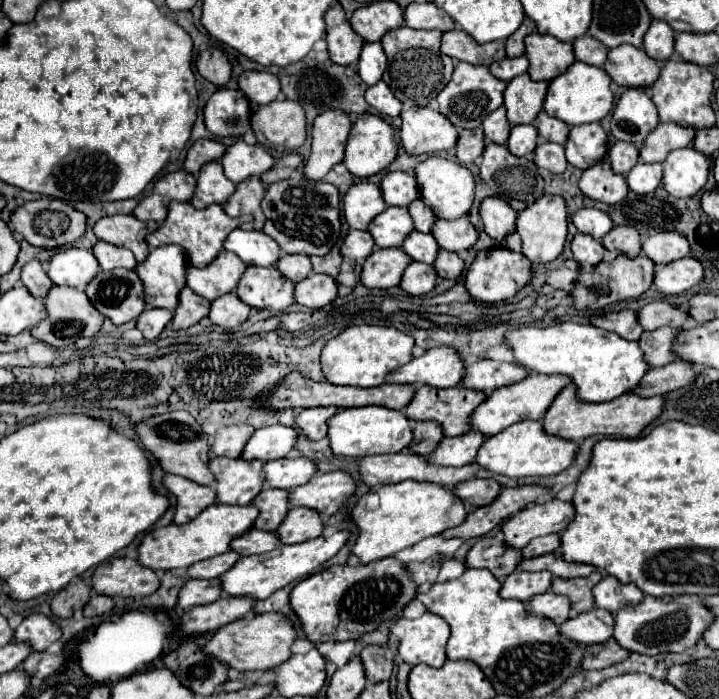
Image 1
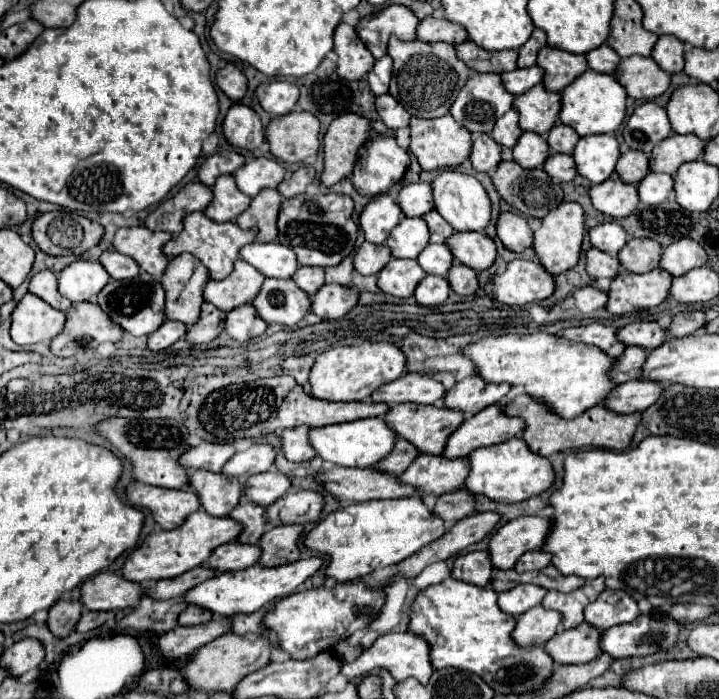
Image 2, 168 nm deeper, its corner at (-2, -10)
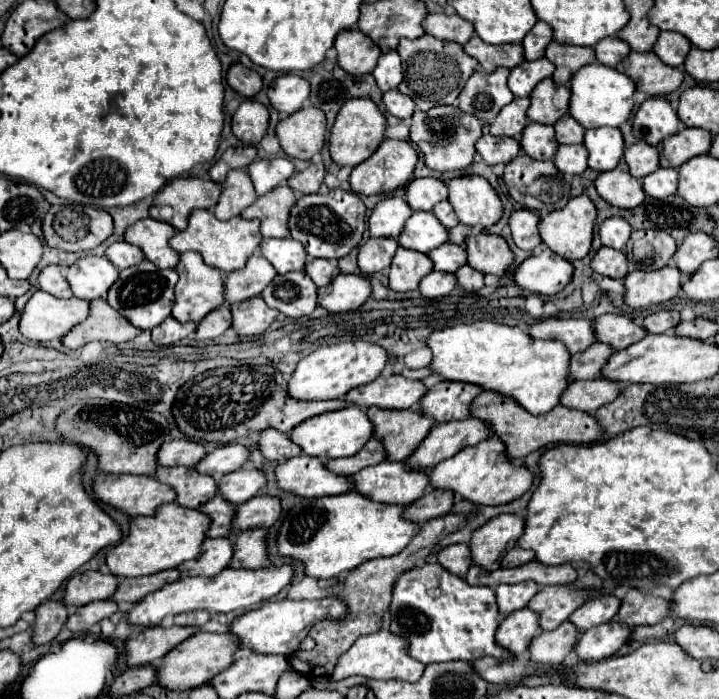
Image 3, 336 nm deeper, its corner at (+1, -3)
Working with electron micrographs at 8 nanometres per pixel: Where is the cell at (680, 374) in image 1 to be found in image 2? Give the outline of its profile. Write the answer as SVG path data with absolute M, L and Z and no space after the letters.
M630 380L612 388L610 394L604 398L602 406L614 410L616 414L634 414L646 410L646 406L652 406L660 392L662 388L654 382Z

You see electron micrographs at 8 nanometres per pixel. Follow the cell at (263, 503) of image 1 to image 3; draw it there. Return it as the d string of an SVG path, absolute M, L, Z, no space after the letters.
M215 495L209 503L201 507L201 511L211 515L211 529L207 533L209 537L229 537L231 535L237 505L227 503L227 499L223 499L221 495Z

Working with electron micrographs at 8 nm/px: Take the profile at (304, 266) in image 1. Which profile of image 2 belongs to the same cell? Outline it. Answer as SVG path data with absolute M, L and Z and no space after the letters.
M302 266L296 270L296 274L292 278L294 278L294 282L298 282L298 286L302 290L306 290L310 296L314 296L324 284L324 268Z

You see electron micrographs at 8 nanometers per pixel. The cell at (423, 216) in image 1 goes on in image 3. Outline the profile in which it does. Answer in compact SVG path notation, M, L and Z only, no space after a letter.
M447 201L437 203L437 205L433 207L433 213L437 215L439 221L443 221L443 225L445 225L447 229L453 229L453 227L459 223L457 217L455 217L455 213L453 213L453 209L451 209L451 205L449 205Z

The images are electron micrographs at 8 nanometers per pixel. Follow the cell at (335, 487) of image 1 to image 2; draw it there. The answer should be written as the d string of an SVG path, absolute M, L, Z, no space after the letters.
M292 490L266 506L266 520L270 526L282 524L308 524L322 512L322 496L312 490Z

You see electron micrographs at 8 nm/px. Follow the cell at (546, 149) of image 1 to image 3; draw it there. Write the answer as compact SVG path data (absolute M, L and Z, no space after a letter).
M559 145L553 161L561 173L581 175L587 169L587 149L583 145Z

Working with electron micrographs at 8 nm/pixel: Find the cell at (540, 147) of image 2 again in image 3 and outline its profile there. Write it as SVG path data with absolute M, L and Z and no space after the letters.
M529 123L523 129L521 141L519 141L523 153L527 153L531 159L537 161L547 161L553 159L557 153L557 139L555 131L551 125L541 125L541 123Z

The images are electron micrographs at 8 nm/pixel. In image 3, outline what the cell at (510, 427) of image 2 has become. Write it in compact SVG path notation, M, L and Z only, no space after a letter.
M463 419L463 421L447 421L435 425L427 439L415 449L409 457L411 467L431 469L443 459L459 453L467 445L475 445L487 439L491 431L487 431L487 423L479 423L479 419Z

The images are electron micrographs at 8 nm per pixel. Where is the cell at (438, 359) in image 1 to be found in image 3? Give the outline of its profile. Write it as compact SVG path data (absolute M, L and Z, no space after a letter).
M403 375L377 377L375 381L357 387L345 395L345 401L361 407L381 407L381 409L409 409L427 393L423 381L407 379Z

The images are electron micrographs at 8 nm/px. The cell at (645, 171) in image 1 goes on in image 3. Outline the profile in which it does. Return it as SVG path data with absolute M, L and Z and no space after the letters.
M659 167L657 171L653 171L643 179L643 191L655 199L669 197L677 191L677 177L679 177L677 169Z

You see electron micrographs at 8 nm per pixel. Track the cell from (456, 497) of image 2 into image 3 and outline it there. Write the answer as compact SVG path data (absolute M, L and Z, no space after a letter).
M429 489L421 499L407 505L405 517L413 523L425 523L429 519L447 515L453 507L453 495L451 491L435 491Z

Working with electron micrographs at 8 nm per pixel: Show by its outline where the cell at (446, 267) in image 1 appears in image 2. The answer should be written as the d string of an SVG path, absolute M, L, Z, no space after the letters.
M454 262L454 270L450 270L450 274L448 274L448 282L450 282L452 290L460 296L474 296L480 288L476 272L472 268L466 268L460 262Z

